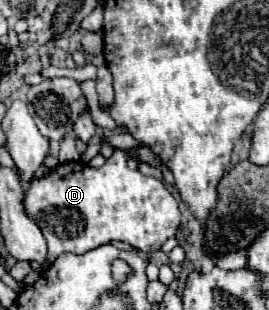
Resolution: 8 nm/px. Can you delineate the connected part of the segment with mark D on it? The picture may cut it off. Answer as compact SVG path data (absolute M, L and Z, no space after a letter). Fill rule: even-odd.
M115 148L110 159L98 169L80 163L66 163L52 169L46 177L34 179L26 189L26 211L42 229L48 241L48 261L52 263L62 253L86 253L114 239L132 245L142 253L158 251L166 239L174 237L180 225L180 209L174 195L166 189L164 181L130 171L126 165L126 153Z

